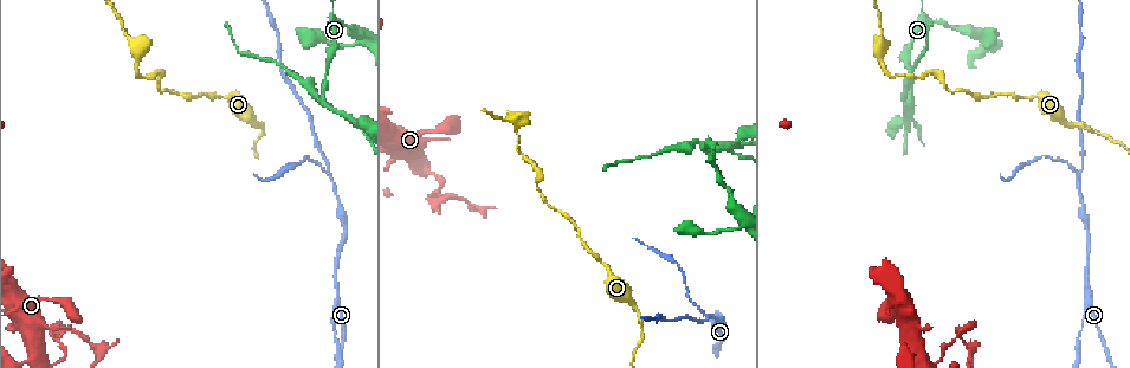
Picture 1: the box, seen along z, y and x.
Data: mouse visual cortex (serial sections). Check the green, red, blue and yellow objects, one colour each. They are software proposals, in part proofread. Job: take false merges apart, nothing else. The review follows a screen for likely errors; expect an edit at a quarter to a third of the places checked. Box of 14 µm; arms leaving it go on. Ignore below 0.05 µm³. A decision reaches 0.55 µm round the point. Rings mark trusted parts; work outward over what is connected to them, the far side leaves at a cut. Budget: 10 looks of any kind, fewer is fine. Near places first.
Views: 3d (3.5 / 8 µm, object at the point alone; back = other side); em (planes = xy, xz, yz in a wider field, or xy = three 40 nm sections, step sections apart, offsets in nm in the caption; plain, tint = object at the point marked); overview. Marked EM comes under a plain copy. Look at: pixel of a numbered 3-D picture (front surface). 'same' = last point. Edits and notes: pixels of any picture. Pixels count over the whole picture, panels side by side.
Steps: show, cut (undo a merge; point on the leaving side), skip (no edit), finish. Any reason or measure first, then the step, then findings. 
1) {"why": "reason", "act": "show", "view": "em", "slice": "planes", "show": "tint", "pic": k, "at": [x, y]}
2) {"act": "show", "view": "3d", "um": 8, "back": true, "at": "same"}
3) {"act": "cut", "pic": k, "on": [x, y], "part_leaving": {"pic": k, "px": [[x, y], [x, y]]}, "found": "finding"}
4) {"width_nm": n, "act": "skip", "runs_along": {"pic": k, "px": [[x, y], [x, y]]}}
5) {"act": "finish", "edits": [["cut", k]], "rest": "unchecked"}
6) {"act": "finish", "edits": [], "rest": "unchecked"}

{"why": "three-way junction", "act": "show", "view": "3d", "um": 3.5, "pic": 1, "at": [330, 178]}

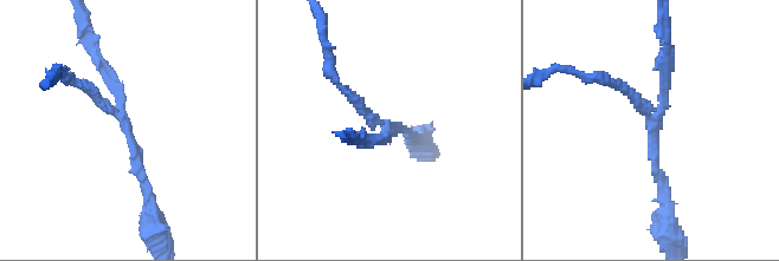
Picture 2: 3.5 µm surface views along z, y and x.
{"arms": 3, "arm_widths_nm": [150, 150, 150], "act": "show", "view": "em", "slice": "xy", "step": 1, "show": "tint", "pic": 2, "at": [391, 126]}

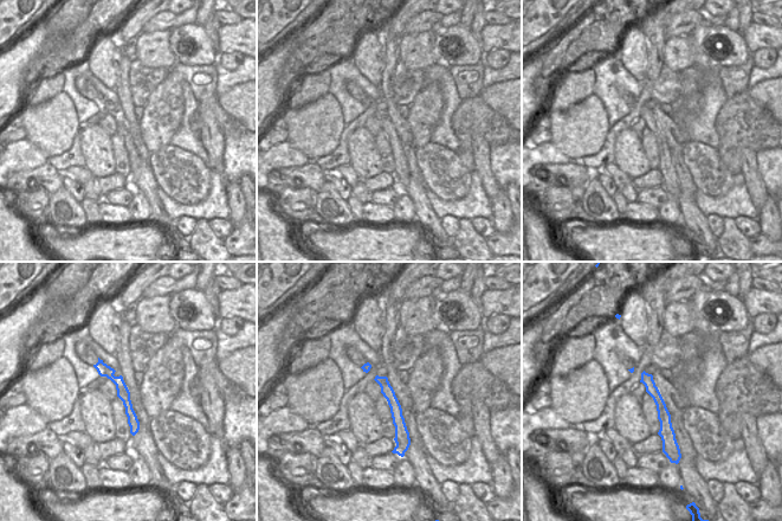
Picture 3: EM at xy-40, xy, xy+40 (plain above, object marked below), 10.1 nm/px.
{"act": "cut", "pic": 2, "on": [358, 102], "part_leaving": {"pic": 2, "px": [[378, 121], [334, 80], [322, 36]]}, "found": "two cells meet here"}

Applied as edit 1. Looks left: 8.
{"why": "redraw", "act": "show", "view": "overview"}

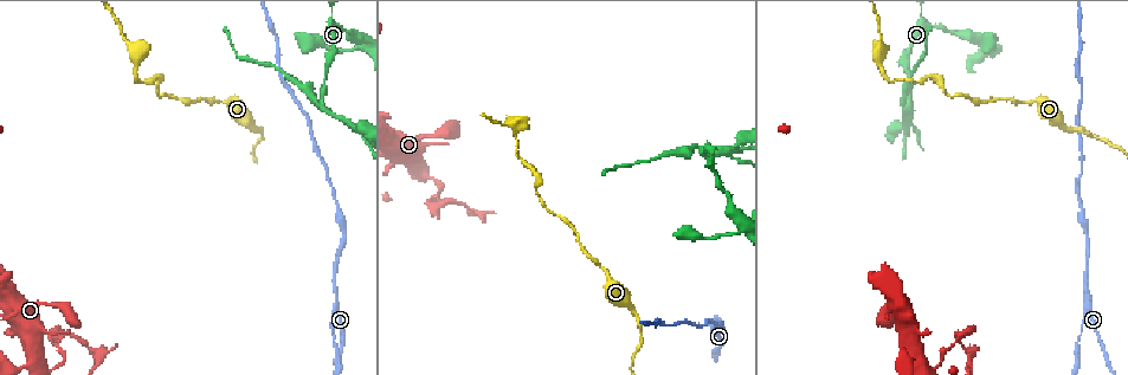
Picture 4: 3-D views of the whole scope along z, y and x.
{"why": "abrupt turn", "act": "show", "view": "3d", "um": 3.5, "pic": 4, "at": [156, 92]}

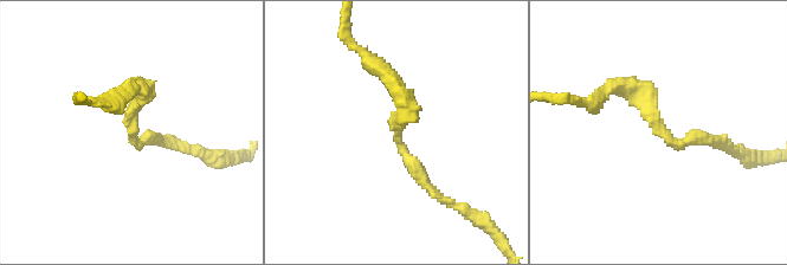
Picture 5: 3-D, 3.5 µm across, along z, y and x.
{"arm_widths_nm": [150, 250], "act": "show", "view": "em", "slice": "xy", "step": 1, "show": "tint", "pic": 5, "at": [399, 136]}

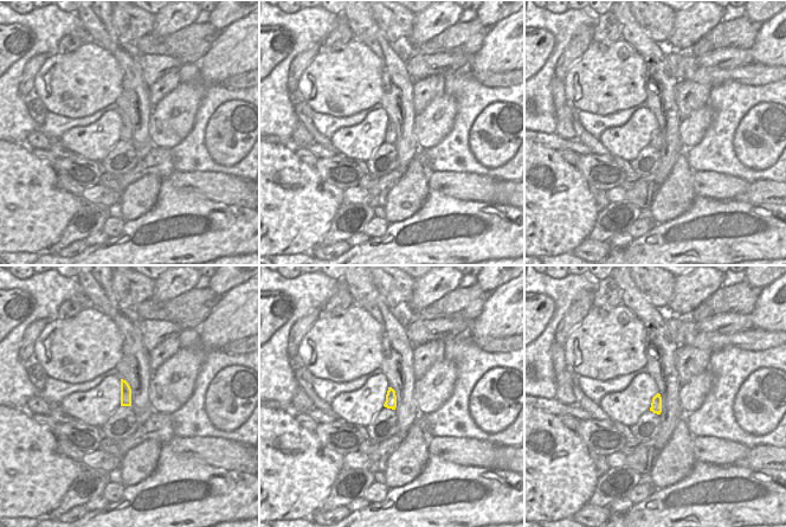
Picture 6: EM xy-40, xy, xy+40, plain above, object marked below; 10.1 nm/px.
{"act": "skip", "runs_along": {"pic": 5, "px": [[723, 147], [675, 143], [617, 88]]}, "found": "continuous, no second cell"}

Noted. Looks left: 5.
{"why": "calibre changes", "act": "show", "view": "3d", "um": 3.5, "pic": 4, "at": [879, 43]}

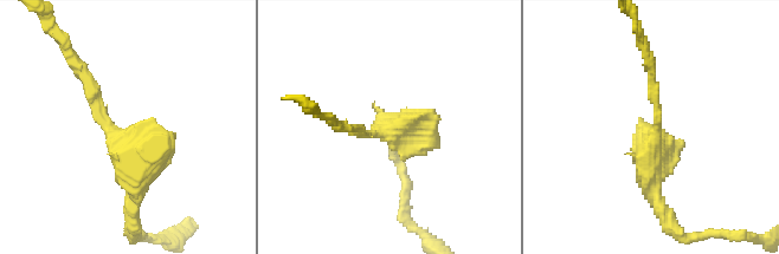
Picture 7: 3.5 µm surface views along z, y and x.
{"arm_widths_nm": [150, 400], "act": "skip", "runs_along": {"pic": 7, "px": [[135, 193], [135, 154], [95, 114], [73, 56]]}, "found": "continuous, no second cell"}

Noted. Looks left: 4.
{"act": "finish", "edits": [["cut", 2]], "rest": "unchecked"}

